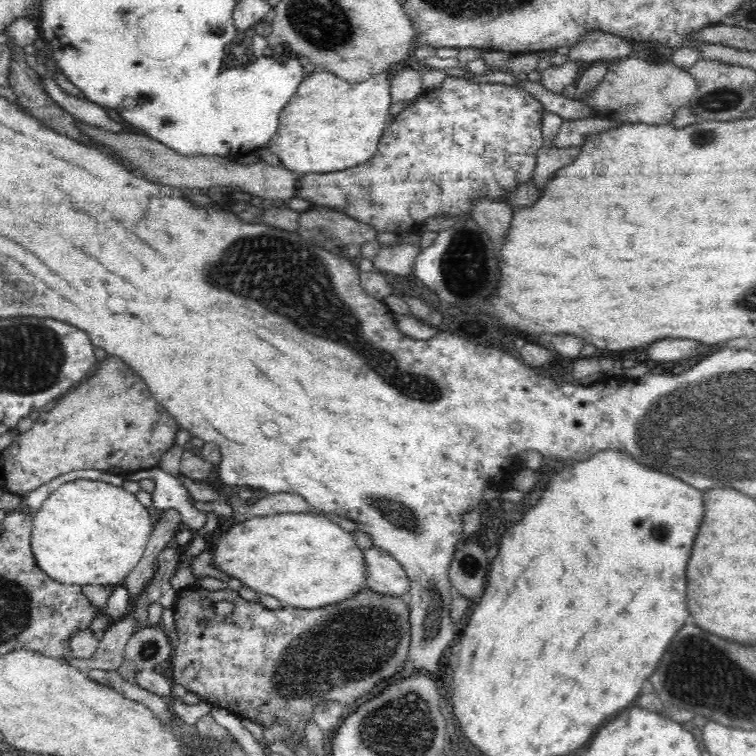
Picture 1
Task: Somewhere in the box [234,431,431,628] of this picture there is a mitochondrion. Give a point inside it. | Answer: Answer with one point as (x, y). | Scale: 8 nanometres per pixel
(390, 507)

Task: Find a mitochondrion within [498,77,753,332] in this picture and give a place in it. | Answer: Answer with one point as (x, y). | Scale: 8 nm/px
(721, 99)

